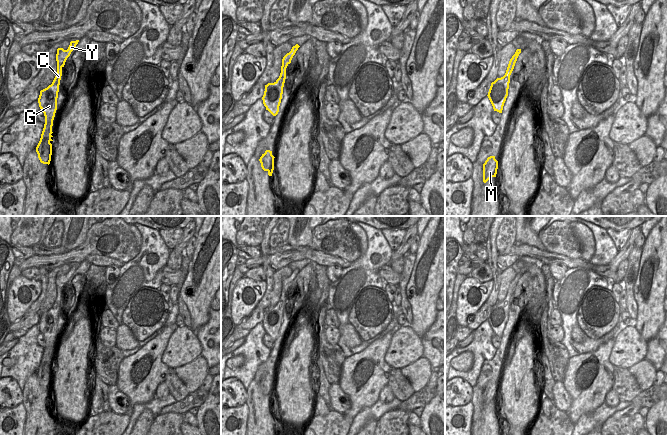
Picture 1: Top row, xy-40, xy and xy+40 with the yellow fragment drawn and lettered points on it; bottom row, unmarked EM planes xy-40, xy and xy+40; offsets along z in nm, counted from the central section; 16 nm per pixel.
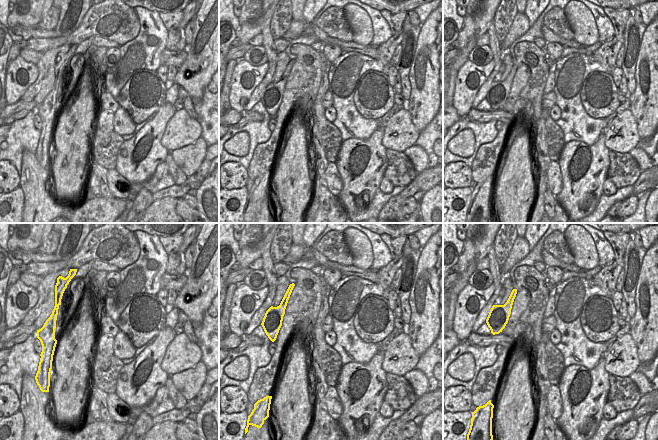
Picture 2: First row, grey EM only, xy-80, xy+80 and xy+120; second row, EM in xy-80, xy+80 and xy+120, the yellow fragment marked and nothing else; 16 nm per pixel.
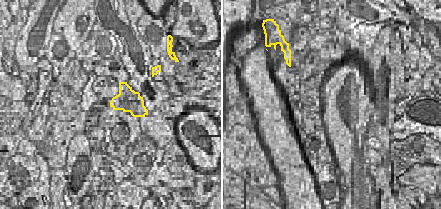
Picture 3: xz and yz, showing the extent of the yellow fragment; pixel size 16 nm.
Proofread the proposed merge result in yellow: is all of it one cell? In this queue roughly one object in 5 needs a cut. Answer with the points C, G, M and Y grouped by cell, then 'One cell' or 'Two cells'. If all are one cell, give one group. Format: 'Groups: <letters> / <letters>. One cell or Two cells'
Groups: C G M Y. One cell.

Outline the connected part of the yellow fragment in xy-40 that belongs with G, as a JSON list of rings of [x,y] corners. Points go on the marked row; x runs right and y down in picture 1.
[[[79,40],[71,41],[67,50],[63,48],[57,49],[56,61],[57,61],[57,73],[51,85],[40,91],[38,98],[38,103],[40,109],[43,110],[45,116],[45,124],[41,134],[40,141],[36,147],[36,152],[38,158],[43,164],[50,164],[52,155],[52,144],[53,137],[51,134],[53,120],[57,110],[57,98],[59,92],[59,85],[62,76],[62,68],[65,65],[67,58],[70,56],[71,52],[74,50]]]

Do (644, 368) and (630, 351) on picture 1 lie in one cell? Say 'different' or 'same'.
different

